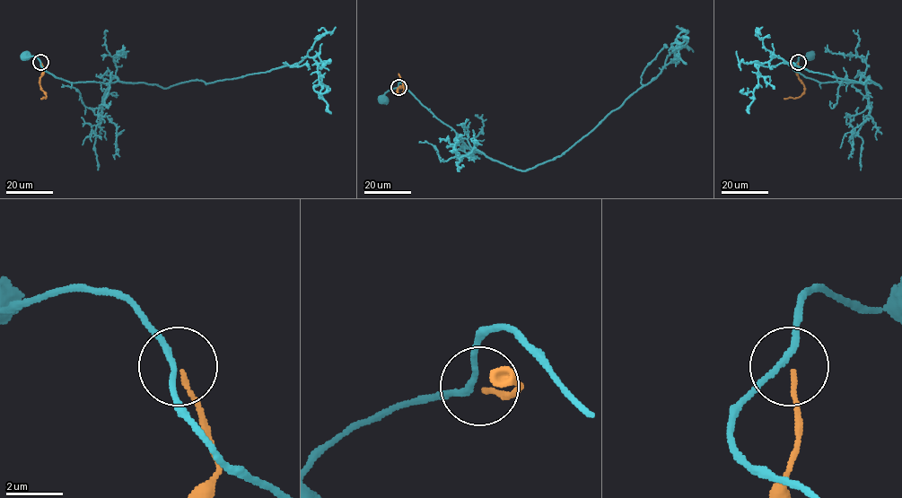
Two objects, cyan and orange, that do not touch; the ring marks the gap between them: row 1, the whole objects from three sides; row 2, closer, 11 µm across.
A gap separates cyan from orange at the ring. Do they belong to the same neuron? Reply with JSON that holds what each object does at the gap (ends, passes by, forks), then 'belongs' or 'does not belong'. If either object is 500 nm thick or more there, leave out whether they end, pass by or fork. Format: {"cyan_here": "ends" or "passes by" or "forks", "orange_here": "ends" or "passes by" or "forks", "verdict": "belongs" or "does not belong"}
{"cyan_here": "passes by", "orange_here": "ends", "verdict": "does not belong"}

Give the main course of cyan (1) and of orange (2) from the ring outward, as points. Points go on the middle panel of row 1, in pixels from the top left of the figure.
1: (398, 87), (403, 84), (473, 149), (525, 170), (569, 150), (654, 79), (674, 57), (671, 44), (688, 39)
2: (398, 87), (401, 87), (398, 89), (400, 94), (404, 90), (398, 73)

